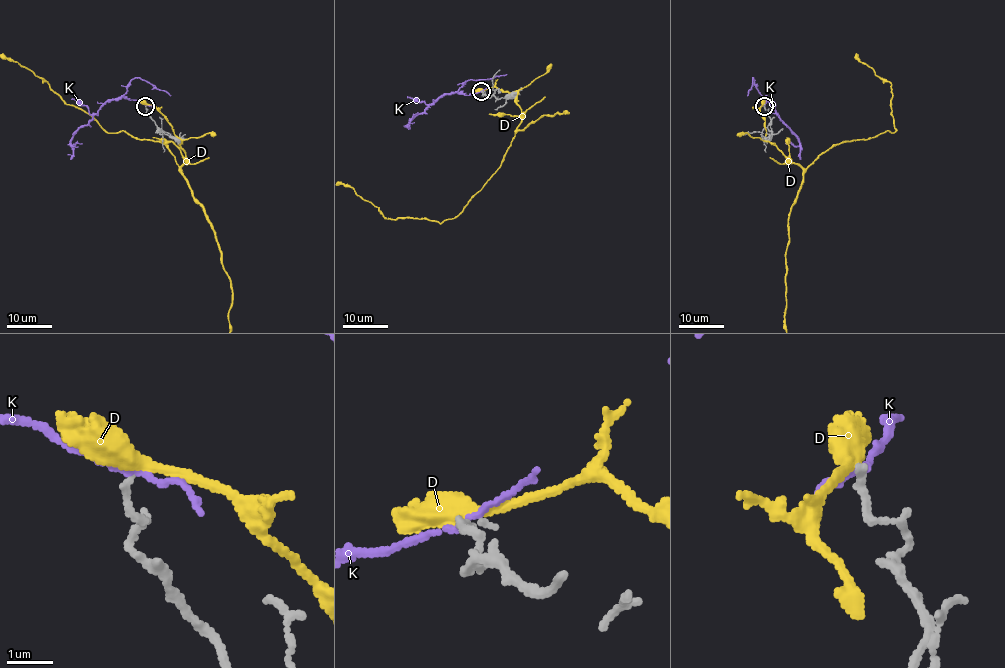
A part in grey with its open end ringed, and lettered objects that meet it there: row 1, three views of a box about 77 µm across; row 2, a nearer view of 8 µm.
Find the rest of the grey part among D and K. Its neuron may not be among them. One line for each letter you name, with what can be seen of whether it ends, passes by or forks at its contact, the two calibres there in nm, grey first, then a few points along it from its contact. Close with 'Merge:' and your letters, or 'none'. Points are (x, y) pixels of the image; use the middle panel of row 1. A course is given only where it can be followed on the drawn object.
Merge: none

